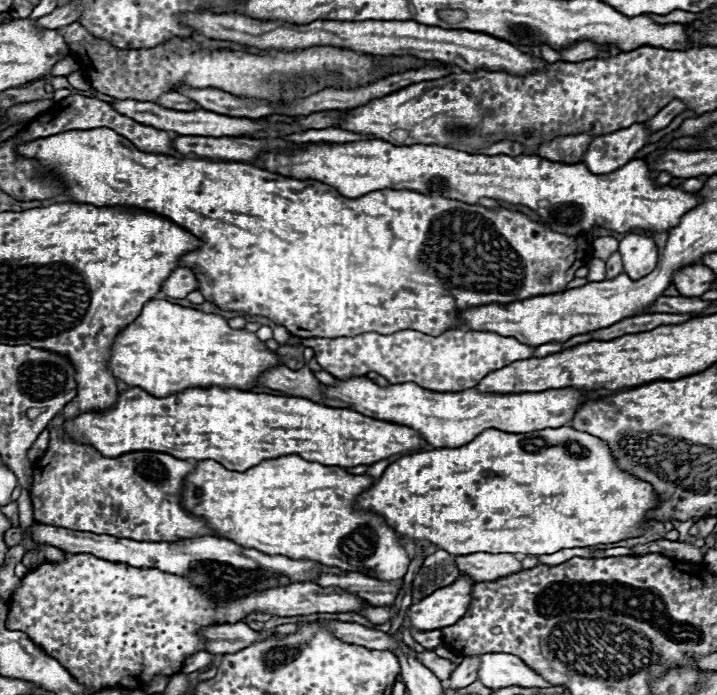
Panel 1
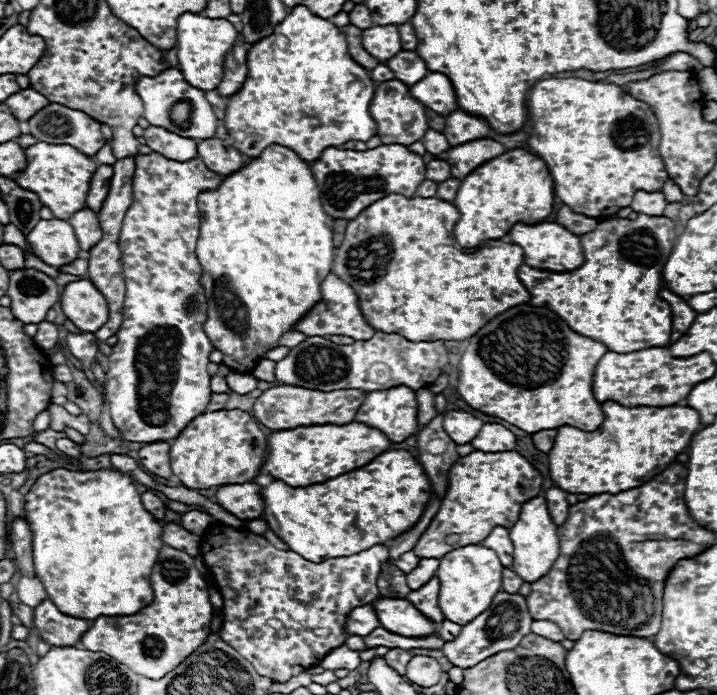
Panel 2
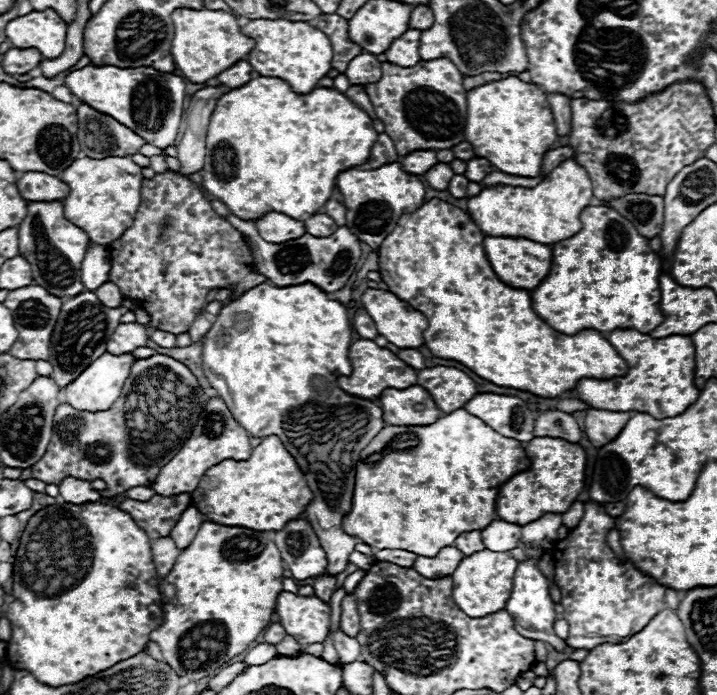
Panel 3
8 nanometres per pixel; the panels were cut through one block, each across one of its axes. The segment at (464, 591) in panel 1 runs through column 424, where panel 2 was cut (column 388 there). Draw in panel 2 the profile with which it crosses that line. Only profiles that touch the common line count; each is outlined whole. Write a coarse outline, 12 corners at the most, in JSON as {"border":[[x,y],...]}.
{"border":[[404,598],[372,602],[380,626],[400,636],[436,632]]}

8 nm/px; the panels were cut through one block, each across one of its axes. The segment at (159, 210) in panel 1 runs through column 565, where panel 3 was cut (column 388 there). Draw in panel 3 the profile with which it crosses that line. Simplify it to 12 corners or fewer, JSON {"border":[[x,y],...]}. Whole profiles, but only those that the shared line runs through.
{"border":[[438,198],[378,248],[424,344],[498,386],[556,398],[628,364],[550,328]]}

